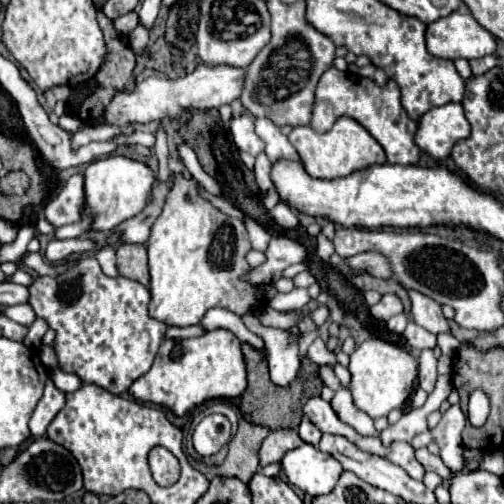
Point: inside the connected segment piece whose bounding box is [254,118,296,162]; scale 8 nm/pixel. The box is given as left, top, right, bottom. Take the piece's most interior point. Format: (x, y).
(277, 146)

